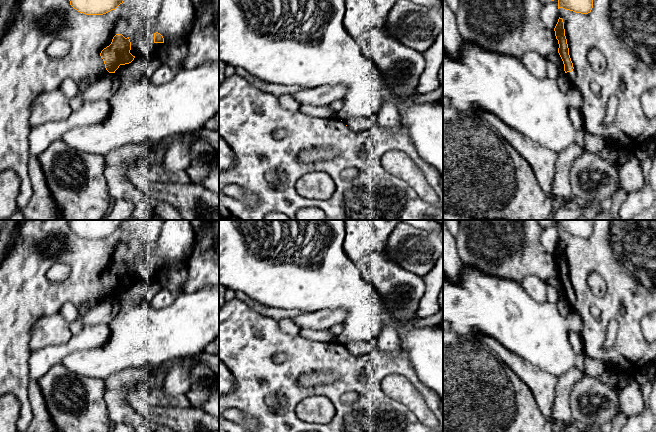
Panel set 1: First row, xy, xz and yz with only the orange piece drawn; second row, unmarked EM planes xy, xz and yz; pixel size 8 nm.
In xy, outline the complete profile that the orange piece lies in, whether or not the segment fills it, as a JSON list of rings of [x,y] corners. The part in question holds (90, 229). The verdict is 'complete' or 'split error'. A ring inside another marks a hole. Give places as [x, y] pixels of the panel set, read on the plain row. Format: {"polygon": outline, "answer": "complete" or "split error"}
{"polygon": [[[22,220],[21,226],[17,233],[16,239],[11,246],[9,252],[4,256],[4,259],[0,266],[0,398],[7,394],[13,393],[20,402],[19,418],[16,423],[17,432],[24,432],[32,418],[33,412],[28,399],[28,385],[29,380],[29,358],[32,353],[30,348],[30,330],[31,327],[41,318],[45,316],[51,316],[59,313],[60,308],[67,302],[78,306],[86,306],[94,309],[98,303],[110,298],[115,297],[120,289],[131,287],[135,280],[130,277],[131,266],[133,262],[139,256],[145,256],[146,261],[143,268],[143,278],[146,282],[157,278],[158,274],[164,269],[163,260],[157,256],[155,250],[155,242],[159,236],[159,232],[164,220]],[[56,263],[64,263],[71,269],[69,277],[61,283],[53,283],[47,278],[47,271]]], "answer": "split error"}

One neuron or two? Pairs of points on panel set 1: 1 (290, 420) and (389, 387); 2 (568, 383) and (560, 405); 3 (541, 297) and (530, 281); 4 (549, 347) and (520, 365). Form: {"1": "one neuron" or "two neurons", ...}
{"1": "two neurons", "2": "one neuron", "3": "one neuron", "4": "two neurons"}

